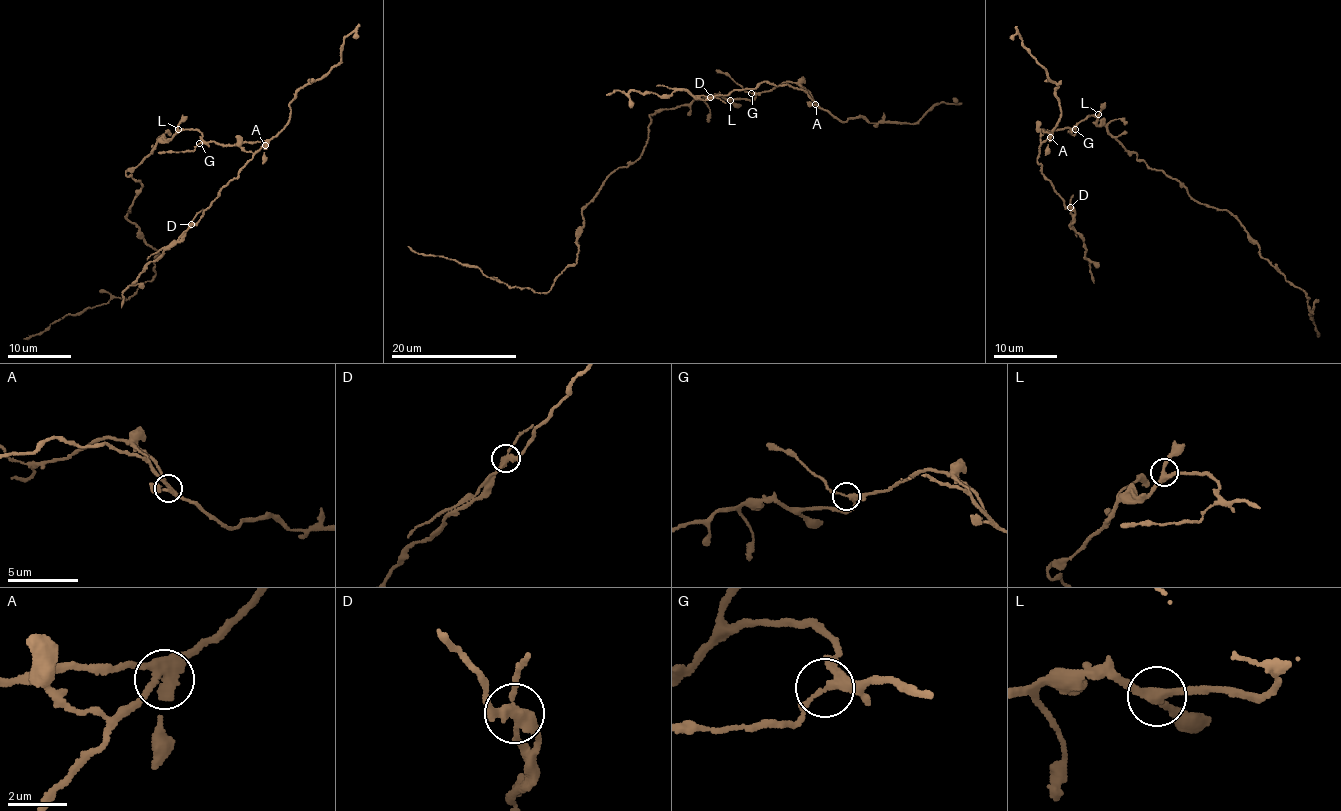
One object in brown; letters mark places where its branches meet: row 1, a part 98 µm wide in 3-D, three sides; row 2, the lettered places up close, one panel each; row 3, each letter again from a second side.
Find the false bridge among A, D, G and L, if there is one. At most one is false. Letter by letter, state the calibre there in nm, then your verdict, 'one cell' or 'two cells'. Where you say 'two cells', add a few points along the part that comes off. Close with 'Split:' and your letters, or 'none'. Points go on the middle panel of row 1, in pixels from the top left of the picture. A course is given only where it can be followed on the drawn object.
A: 320 nm | one cell
D: 320 nm | two cells | (710, 97), (694, 97), (682, 89), (656, 85)
G: 240 nm | one cell
L: 280 nm | one cell
Split: D

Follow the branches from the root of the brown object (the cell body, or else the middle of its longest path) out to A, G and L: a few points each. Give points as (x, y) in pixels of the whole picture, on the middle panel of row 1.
A: (661, 111), (705, 97), (752, 100), (760, 91), (788, 81), (804, 87), (815, 104)
G: (661, 111), (677, 108), (705, 97), (724, 96), (752, 100), (752, 93)
L: (661, 111), (677, 108), (705, 97), (722, 96), (730, 100)

